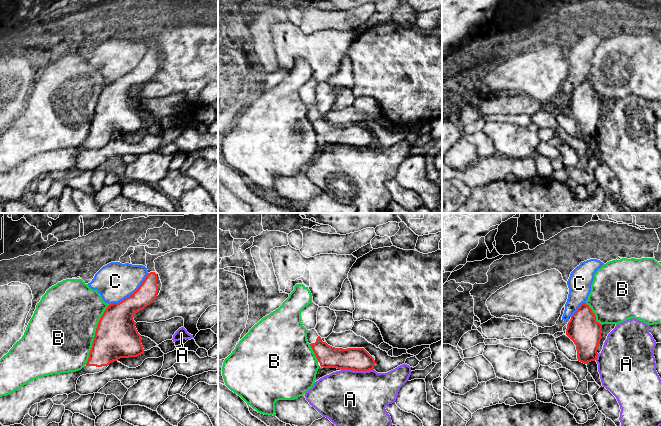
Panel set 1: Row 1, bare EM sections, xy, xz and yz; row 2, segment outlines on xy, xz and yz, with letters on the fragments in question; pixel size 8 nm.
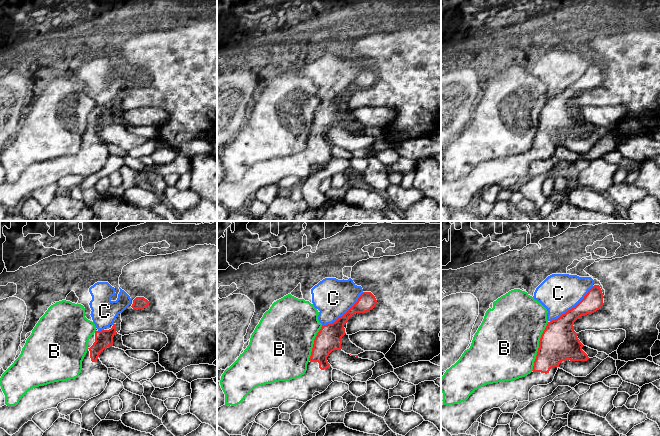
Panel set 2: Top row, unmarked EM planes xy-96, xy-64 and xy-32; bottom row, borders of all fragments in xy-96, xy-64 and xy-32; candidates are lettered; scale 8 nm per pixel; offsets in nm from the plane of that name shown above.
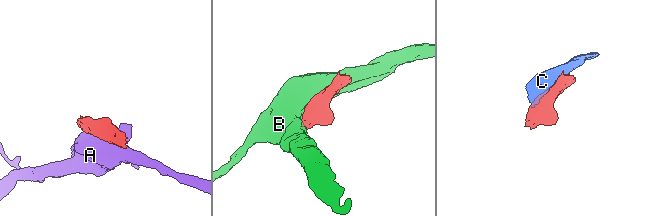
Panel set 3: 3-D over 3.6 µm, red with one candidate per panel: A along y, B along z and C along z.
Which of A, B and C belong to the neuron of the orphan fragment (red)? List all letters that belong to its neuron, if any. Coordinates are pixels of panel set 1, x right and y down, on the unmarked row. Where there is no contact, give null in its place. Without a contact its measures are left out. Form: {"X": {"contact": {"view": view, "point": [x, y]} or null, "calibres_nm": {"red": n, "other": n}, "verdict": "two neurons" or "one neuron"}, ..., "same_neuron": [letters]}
{"A": {"contact": {"view": "xz", "point": [357, 146]}, "calibres_nm": {"red": 190, "other": 460}, "verdict": "two neurons"}, "B": {"contact": {"view": "xy", "point": [95, 110]}, "calibres_nm": {"red": 340, "other": 480}, "verdict": "two neurons"}, "C": {"contact": {"view": "xy", "point": [132, 70]}, "calibres_nm": {"red": 260, "other": 300}, "verdict": "two neurons"}, "same_neuron": []}

